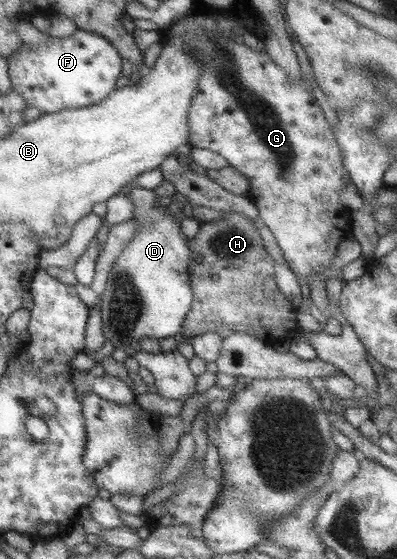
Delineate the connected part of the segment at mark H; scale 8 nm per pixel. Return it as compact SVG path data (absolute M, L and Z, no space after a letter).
M227 210L217 221L201 222L199 232L189 239L192 253L189 266L193 302L181 326L181 336L193 338L207 332L215 332L225 338L234 333L247 333L251 337L265 339L272 344L292 341L295 334L301 330L296 321L297 309L278 289L274 260L266 251L264 241L253 224L254 221L249 217L239 216L239 213Z

